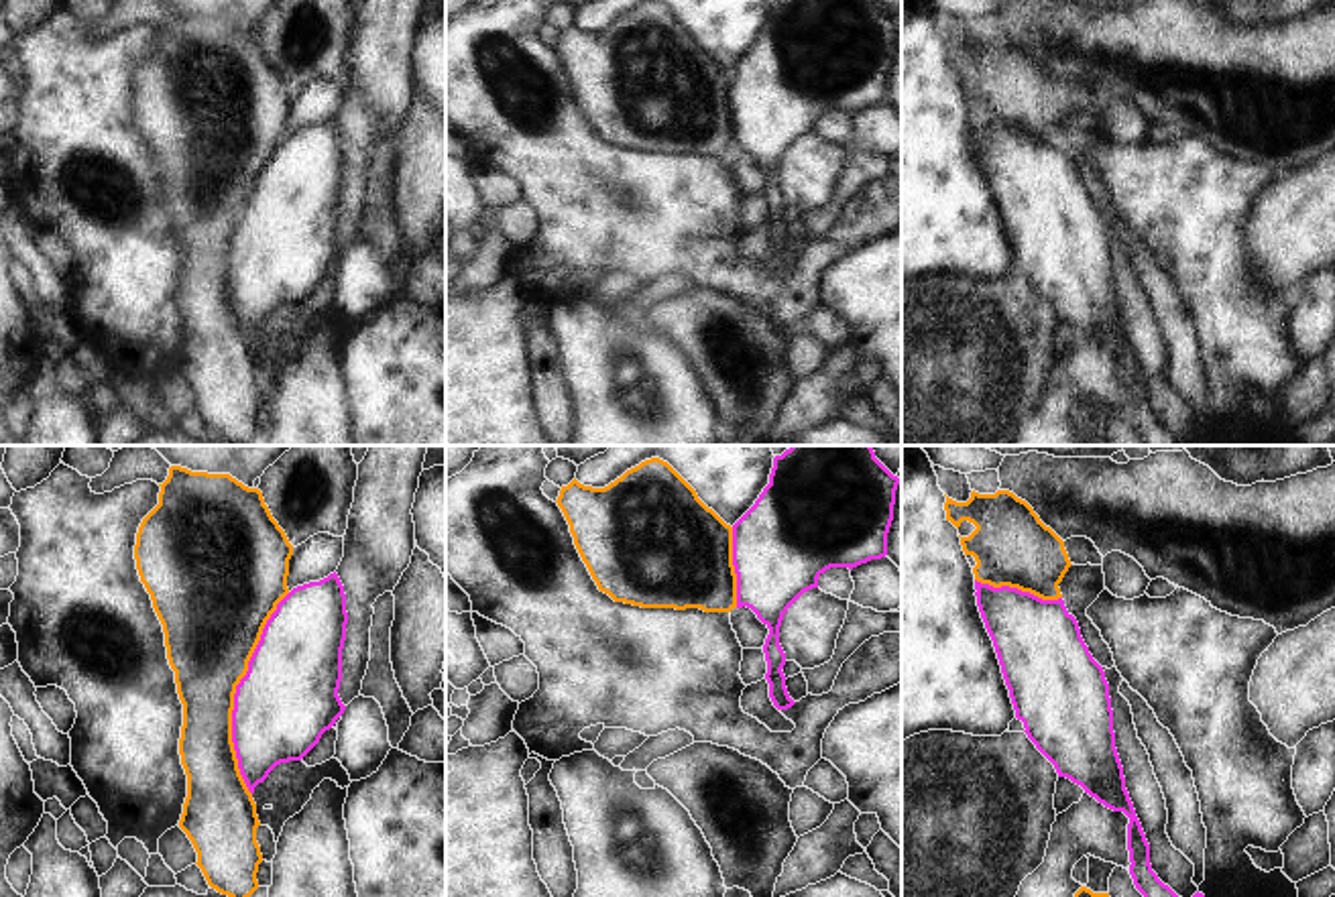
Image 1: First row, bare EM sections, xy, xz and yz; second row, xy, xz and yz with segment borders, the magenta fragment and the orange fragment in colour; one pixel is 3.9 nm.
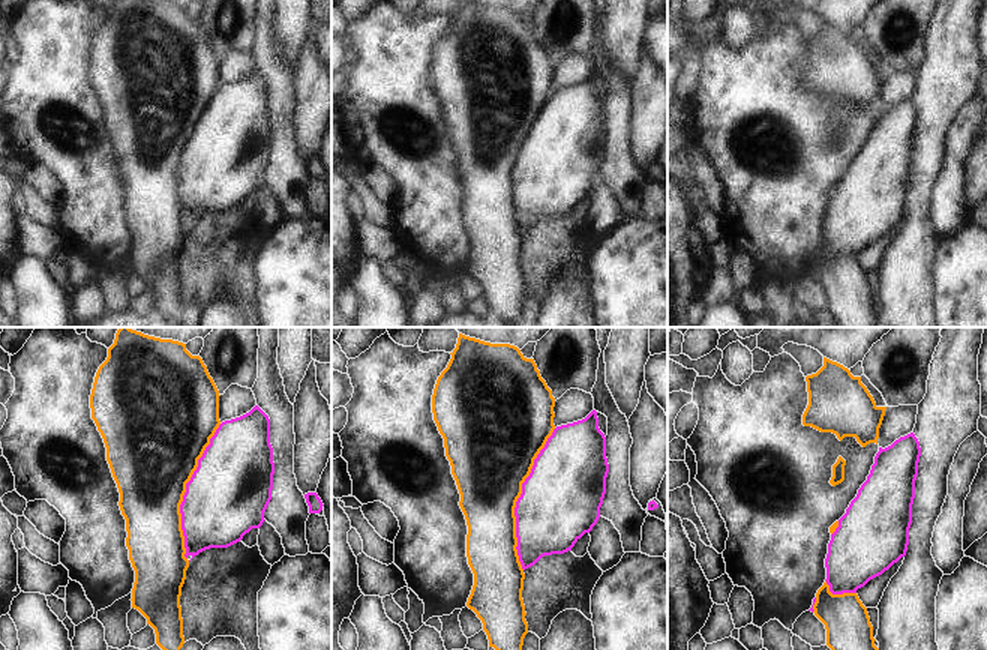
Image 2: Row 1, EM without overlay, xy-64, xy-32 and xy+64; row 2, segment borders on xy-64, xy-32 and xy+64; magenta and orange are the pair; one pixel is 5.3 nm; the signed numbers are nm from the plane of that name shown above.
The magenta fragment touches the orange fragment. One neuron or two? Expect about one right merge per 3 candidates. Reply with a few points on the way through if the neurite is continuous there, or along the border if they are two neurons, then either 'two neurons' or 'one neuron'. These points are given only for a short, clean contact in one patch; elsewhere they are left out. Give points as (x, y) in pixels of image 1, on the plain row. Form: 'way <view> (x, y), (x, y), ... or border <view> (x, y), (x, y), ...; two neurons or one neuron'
two neurons

